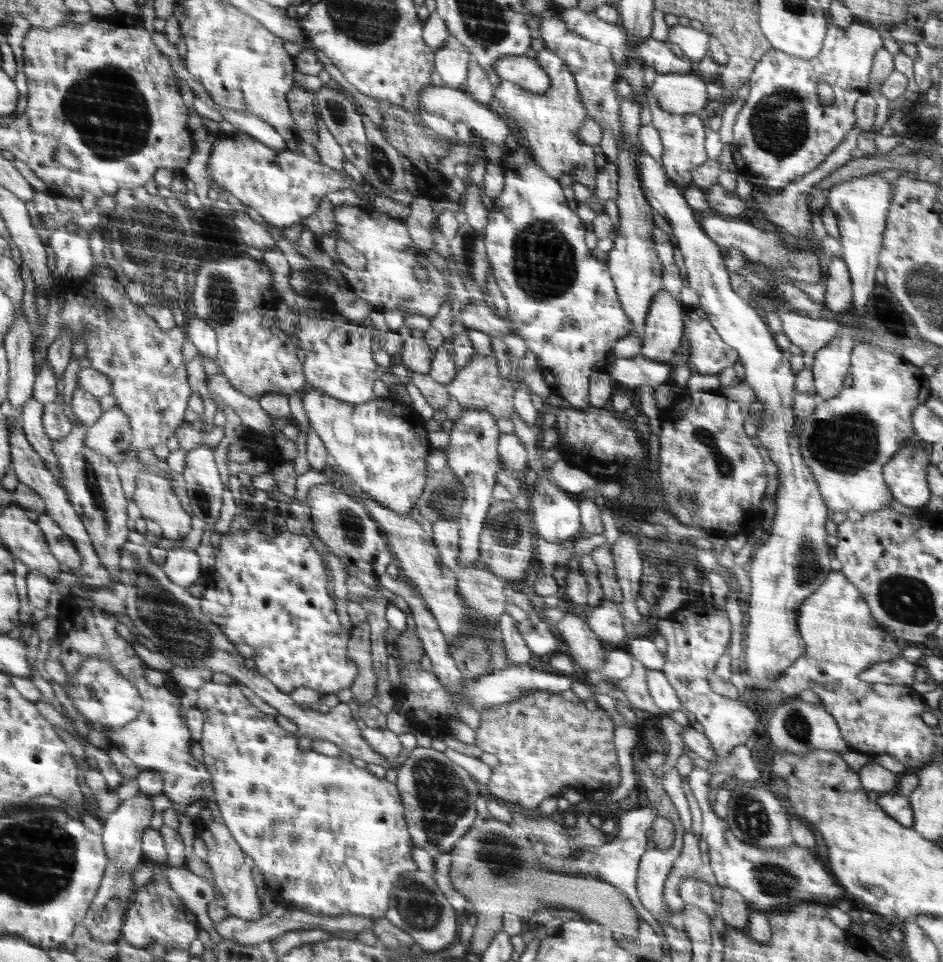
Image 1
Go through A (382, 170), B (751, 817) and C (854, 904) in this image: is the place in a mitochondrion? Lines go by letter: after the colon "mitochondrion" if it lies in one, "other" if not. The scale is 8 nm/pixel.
A: mitochondrion
B: mitochondrion
C: other

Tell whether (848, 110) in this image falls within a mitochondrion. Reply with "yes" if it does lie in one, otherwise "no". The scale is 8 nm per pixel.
no

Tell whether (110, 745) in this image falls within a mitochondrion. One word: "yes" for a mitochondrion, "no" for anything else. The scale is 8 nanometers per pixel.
no

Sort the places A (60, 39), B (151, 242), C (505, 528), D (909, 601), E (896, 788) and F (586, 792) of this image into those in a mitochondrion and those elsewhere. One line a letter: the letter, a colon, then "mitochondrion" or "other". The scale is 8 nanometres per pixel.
A: other
B: mitochondrion
C: mitochondrion
D: mitochondrion
E: other
F: other

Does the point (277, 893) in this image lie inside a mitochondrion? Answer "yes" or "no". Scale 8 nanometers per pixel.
no

